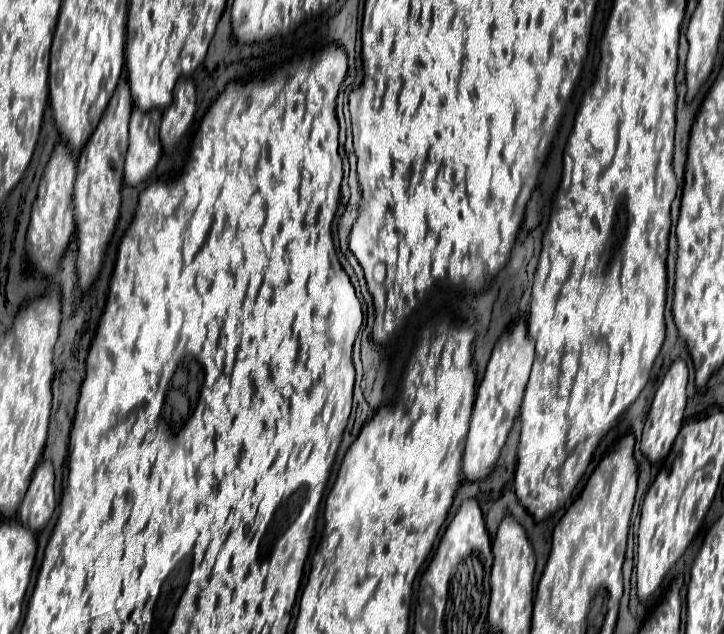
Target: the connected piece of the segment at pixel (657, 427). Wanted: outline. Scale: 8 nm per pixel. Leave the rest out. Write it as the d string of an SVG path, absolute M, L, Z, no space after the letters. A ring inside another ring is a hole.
M675 359L669 367L669 371L663 377L663 383L659 385L647 421L645 421L645 429L643 429L643 439L641 439L641 451L643 455L655 463L667 457L679 429L683 423L683 413L685 413L685 405L687 405L687 395L685 395L685 387L687 387L687 365L683 359Z

